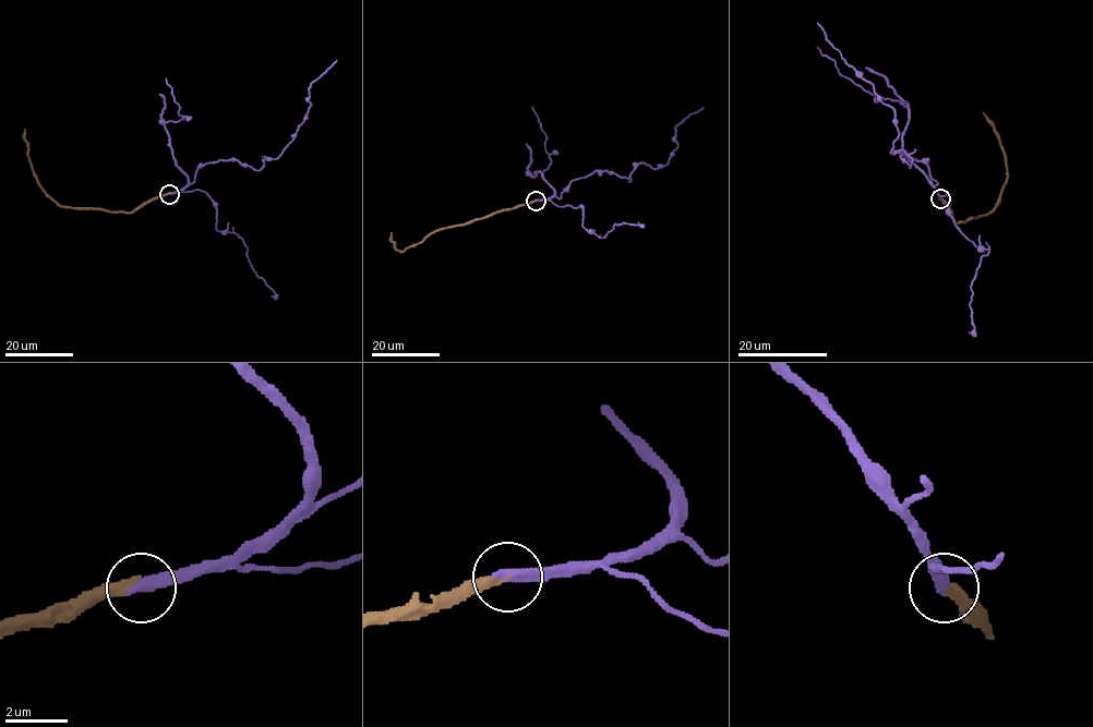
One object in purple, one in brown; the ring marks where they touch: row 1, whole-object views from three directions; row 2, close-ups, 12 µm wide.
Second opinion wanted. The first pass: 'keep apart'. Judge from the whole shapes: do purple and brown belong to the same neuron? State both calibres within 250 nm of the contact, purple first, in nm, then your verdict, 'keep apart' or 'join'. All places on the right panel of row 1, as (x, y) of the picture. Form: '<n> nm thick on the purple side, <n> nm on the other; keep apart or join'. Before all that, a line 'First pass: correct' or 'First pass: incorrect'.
First pass: incorrect
400 nm thick on the purple side, 320 nm on the other; join

